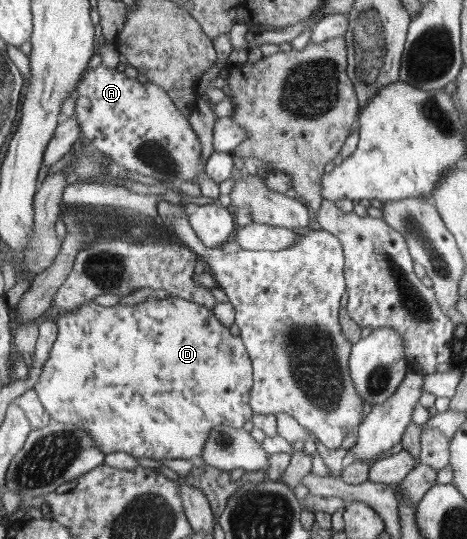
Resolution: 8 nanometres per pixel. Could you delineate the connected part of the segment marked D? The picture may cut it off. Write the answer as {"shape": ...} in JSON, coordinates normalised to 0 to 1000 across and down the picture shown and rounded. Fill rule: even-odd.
{"shape":[[[353,551],[347,557],[313,555],[287,566],[248,564],[221,570],[199,558],[178,562],[161,575],[124,579],[120,597],[126,607],[107,666],[75,714],[88,746],[107,766],[109,777],[133,787],[154,787],[182,796],[201,816],[203,827],[223,840],[266,837],[289,848],[317,852],[415,852],[433,848],[452,800],[469,788],[490,788],[505,796],[533,792],[542,774],[537,753],[544,714],[542,666],[529,651],[516,622],[501,623],[488,605],[465,590],[458,575],[383,551]]]}

